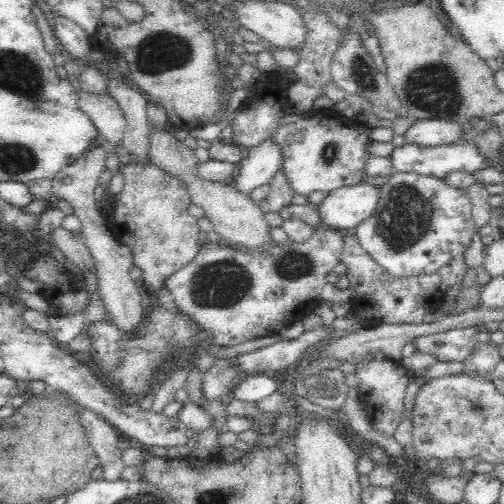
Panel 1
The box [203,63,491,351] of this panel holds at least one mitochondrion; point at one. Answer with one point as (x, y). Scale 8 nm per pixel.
(405, 220)

